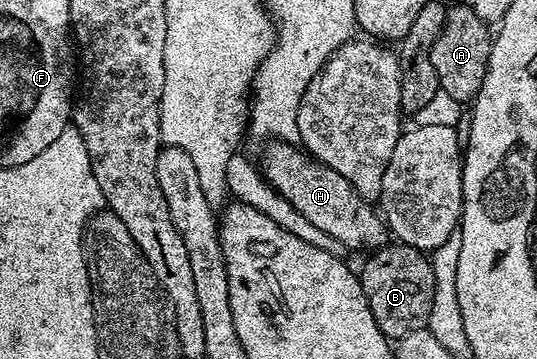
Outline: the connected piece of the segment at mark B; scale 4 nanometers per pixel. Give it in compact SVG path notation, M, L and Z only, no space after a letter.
M405 243L386 245L371 256L364 268L359 268L360 284L370 301L370 313L378 321L378 329L390 341L399 341L408 333L425 330L434 301L434 272L425 252L407 247Z

